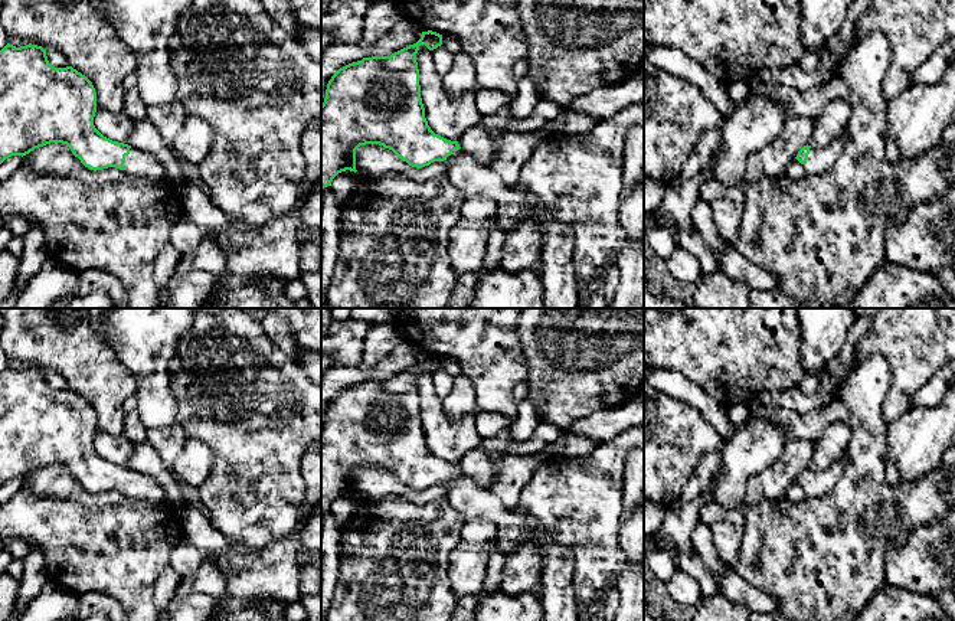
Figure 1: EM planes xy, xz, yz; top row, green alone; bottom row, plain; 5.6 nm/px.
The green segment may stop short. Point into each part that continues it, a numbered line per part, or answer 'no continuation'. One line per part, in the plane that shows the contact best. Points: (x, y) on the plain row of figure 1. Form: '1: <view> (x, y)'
1: xy (137, 486)

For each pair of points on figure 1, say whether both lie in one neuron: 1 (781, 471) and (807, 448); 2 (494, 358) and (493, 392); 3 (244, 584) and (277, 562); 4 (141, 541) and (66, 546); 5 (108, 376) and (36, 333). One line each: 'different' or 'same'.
1: same
2: same
3: same
4: same
5: same

